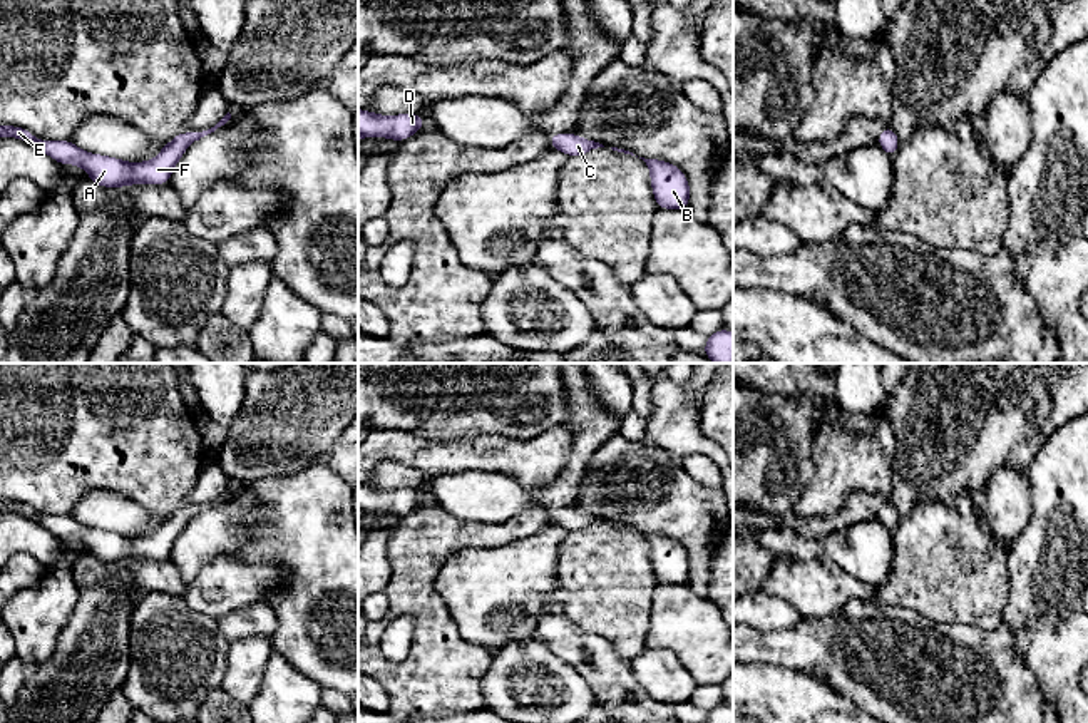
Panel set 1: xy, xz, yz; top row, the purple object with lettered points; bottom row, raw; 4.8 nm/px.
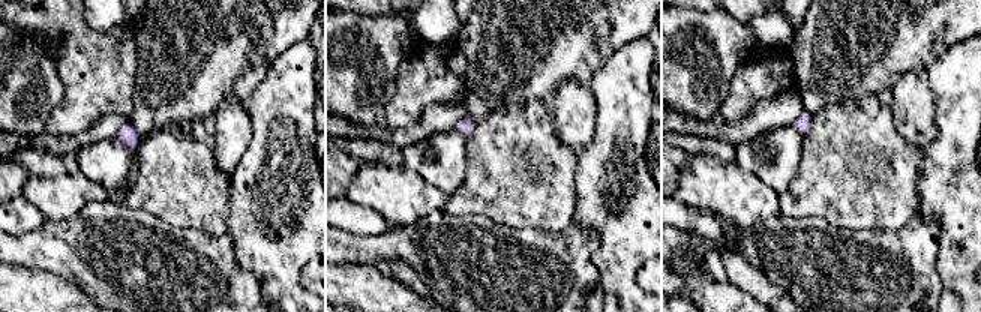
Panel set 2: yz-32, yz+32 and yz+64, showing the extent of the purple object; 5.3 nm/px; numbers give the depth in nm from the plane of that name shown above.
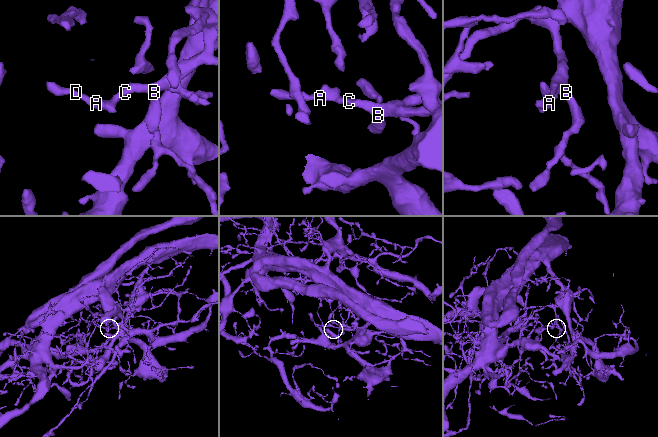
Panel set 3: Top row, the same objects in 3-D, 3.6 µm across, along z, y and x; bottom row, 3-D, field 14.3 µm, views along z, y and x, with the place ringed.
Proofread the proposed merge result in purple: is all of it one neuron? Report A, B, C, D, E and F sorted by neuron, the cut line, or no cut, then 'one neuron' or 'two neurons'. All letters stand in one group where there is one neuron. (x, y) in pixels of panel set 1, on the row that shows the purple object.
A B C D E F | no cut | one neuron

